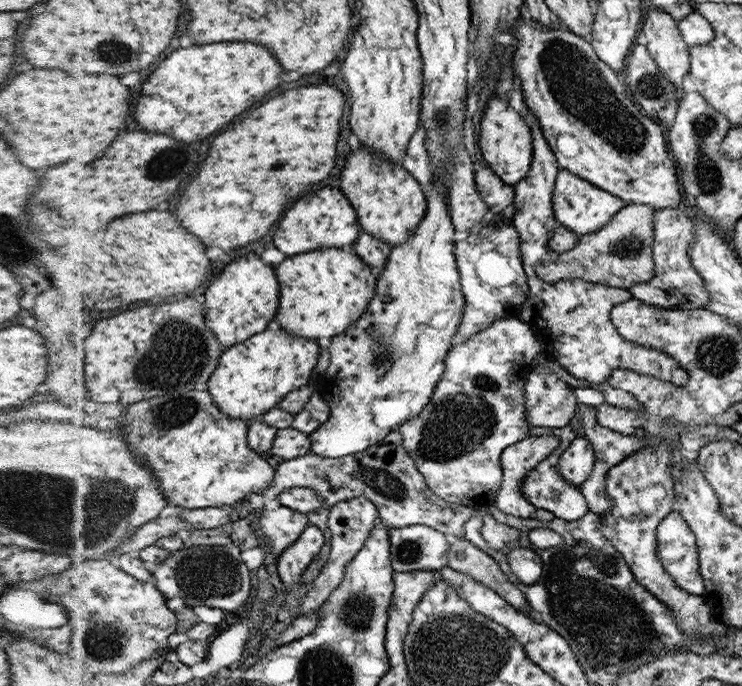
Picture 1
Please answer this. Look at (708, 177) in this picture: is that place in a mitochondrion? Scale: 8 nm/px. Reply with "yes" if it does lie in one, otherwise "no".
yes

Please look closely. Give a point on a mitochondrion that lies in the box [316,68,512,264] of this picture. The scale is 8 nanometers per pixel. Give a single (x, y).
(441, 120)

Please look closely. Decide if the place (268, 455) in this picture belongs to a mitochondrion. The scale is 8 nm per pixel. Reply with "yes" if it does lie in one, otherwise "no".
no

